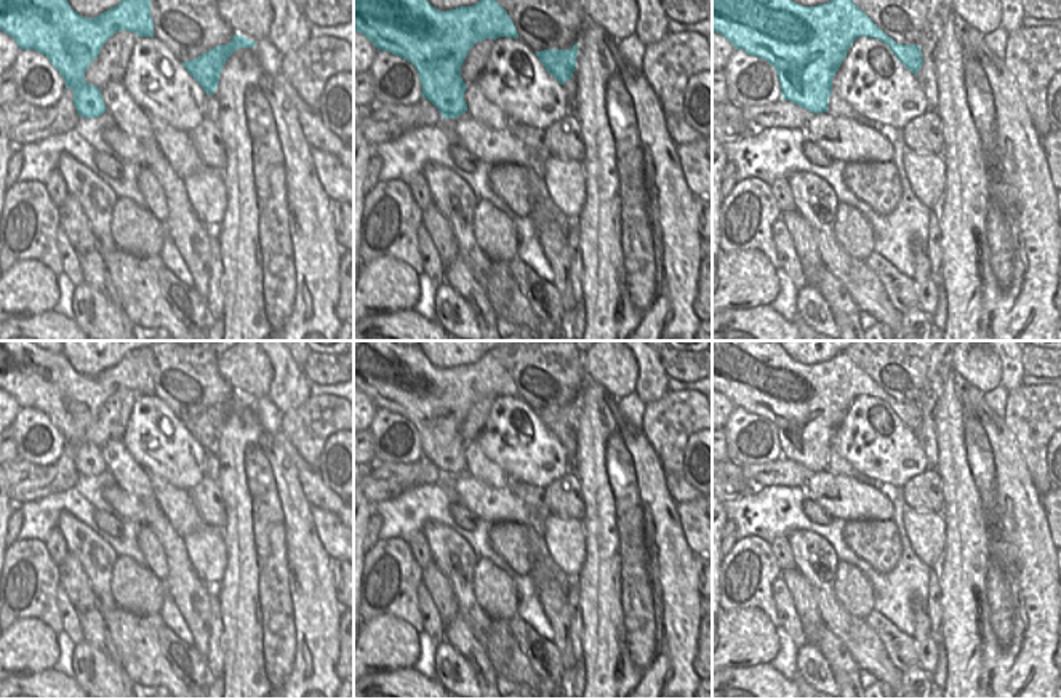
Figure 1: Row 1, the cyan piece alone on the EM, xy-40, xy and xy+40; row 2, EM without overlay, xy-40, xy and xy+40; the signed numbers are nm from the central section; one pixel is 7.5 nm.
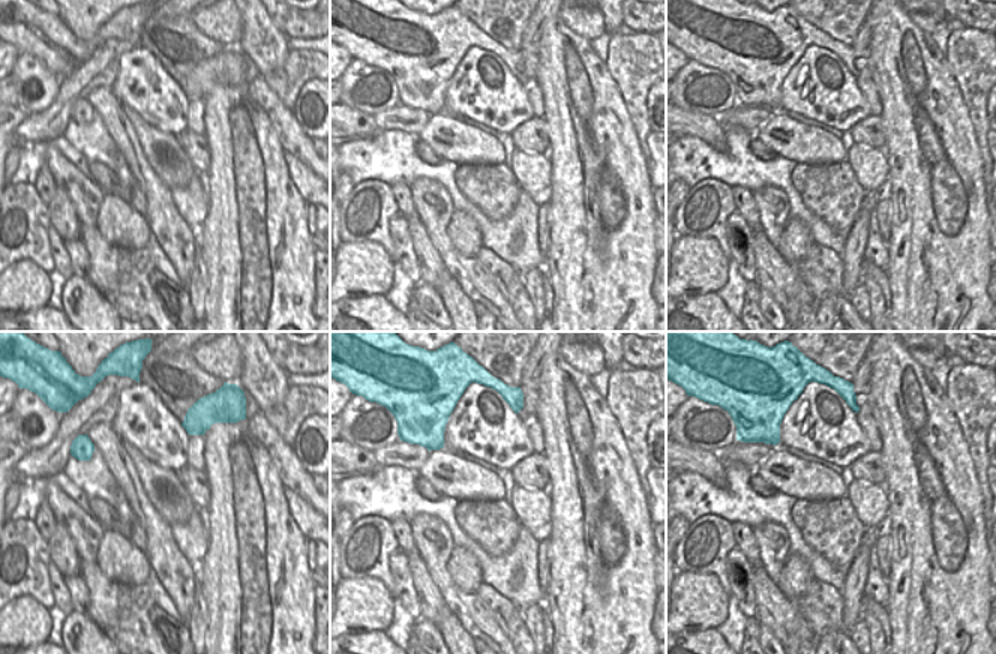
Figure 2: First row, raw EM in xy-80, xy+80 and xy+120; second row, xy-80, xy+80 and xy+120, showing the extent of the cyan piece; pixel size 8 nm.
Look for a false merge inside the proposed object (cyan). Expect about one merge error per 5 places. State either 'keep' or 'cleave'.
keep

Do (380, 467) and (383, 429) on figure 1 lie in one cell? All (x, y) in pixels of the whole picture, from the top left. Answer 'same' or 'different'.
different

